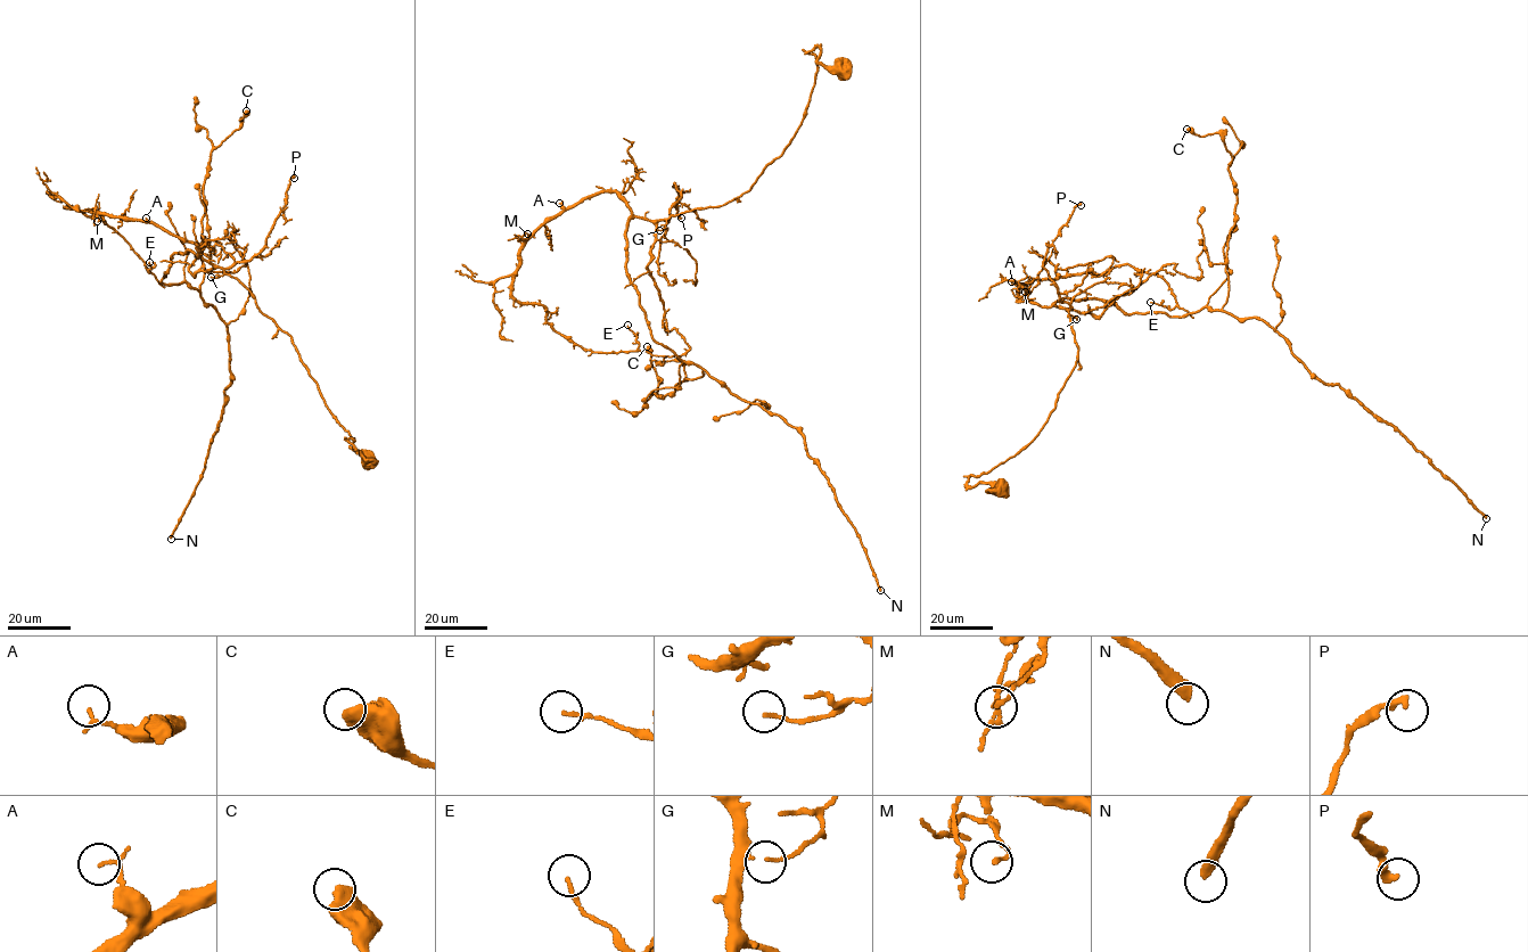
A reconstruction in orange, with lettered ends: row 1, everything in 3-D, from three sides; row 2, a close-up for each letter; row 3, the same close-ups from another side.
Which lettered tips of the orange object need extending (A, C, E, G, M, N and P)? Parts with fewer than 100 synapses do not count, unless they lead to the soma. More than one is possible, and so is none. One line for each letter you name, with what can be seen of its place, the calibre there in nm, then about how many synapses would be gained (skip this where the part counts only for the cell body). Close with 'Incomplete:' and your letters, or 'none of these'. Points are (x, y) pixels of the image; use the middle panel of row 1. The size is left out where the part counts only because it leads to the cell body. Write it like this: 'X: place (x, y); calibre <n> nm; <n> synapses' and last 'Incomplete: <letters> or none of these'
N: place (880, 590); calibre 400 nm; 160 synapses
Incomplete: N

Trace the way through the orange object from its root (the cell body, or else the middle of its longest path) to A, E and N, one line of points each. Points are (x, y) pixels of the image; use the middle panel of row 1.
A: (845, 70), (808, 52), (818, 67), (801, 124), (734, 199), (658, 220), (614, 191), (559, 203)
E: (845, 70), (808, 52), (734, 199), (601, 190), (526, 241), (516, 300), (594, 352), (627, 325)
N: (845, 70), (808, 52), (783, 152), (734, 199), (657, 222), (632, 285), (656, 341), (802, 434), (880, 590)

